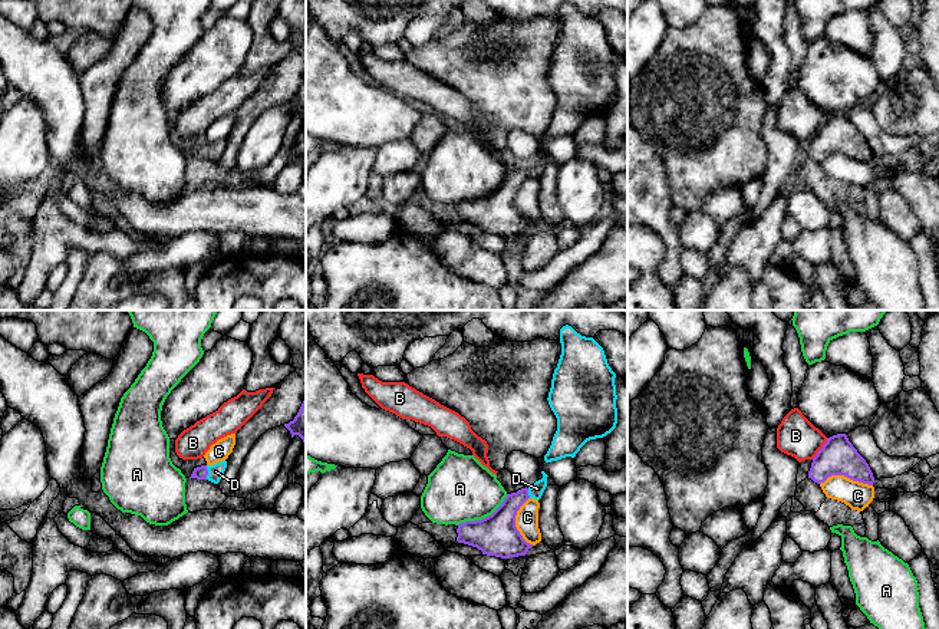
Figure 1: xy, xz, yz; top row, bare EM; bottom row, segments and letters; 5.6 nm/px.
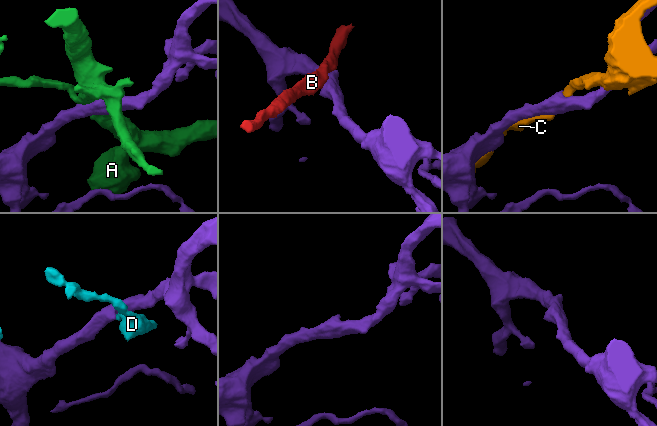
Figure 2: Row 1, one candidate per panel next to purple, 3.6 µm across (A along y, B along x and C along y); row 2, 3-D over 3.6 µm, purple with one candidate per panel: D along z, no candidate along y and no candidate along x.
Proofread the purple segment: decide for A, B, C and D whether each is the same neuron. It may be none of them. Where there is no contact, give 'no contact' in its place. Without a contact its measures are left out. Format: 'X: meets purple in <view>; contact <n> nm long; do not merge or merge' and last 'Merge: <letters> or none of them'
A: meets purple in xz; contact 340 nm long; do not merge
B: meets purple in yz; contact 150 nm long; do not merge
C: meets purple in yz; contact 300 nm long; do not merge
D: meets purple in xy; contact 80 nm long; merge
Merge: D

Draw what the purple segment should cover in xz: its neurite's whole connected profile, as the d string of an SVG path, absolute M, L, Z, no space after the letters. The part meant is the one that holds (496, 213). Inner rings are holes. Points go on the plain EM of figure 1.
M547 152L531 165L507 172L503 182L488 195L458 202L457 220L477 225L487 234L501 237L525 234L533 223L527 221L515 205L515 194L528 178L540 178L547 165Z

